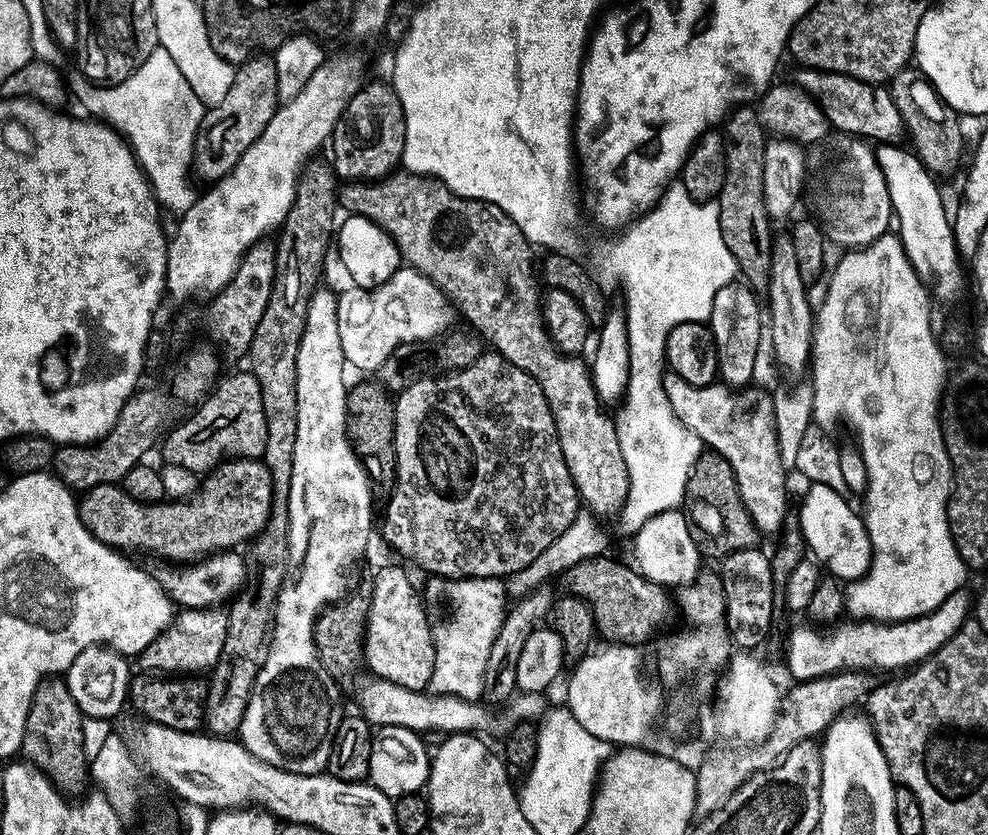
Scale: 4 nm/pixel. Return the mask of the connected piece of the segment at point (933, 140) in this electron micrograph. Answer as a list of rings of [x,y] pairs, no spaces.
[[[909,66],[900,71],[890,82],[889,92],[902,114],[911,149],[932,175],[943,178],[958,166],[964,150],[964,132],[959,113],[945,106],[934,92],[932,85],[924,79],[919,69]]]

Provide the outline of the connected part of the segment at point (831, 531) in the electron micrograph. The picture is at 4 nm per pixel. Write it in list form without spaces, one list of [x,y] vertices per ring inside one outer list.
[[[809,483],[807,487],[808,493],[805,494],[804,501],[798,508],[800,528],[807,551],[821,565],[824,563],[828,567],[829,577],[841,582],[851,582],[862,578],[867,574],[872,561],[872,547],[861,513],[857,509],[855,512],[847,504],[849,501],[846,497],[830,490],[830,486]]]

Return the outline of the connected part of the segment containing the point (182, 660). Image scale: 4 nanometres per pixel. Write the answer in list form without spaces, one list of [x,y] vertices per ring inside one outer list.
[[[223,607],[215,608],[185,608],[175,613],[174,619],[163,634],[154,638],[146,650],[138,657],[143,671],[148,674],[204,674],[216,667],[222,654],[222,646],[226,643],[226,622],[228,613]]]

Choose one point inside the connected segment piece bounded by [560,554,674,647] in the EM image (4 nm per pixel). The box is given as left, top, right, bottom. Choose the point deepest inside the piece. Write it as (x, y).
(627, 608)

